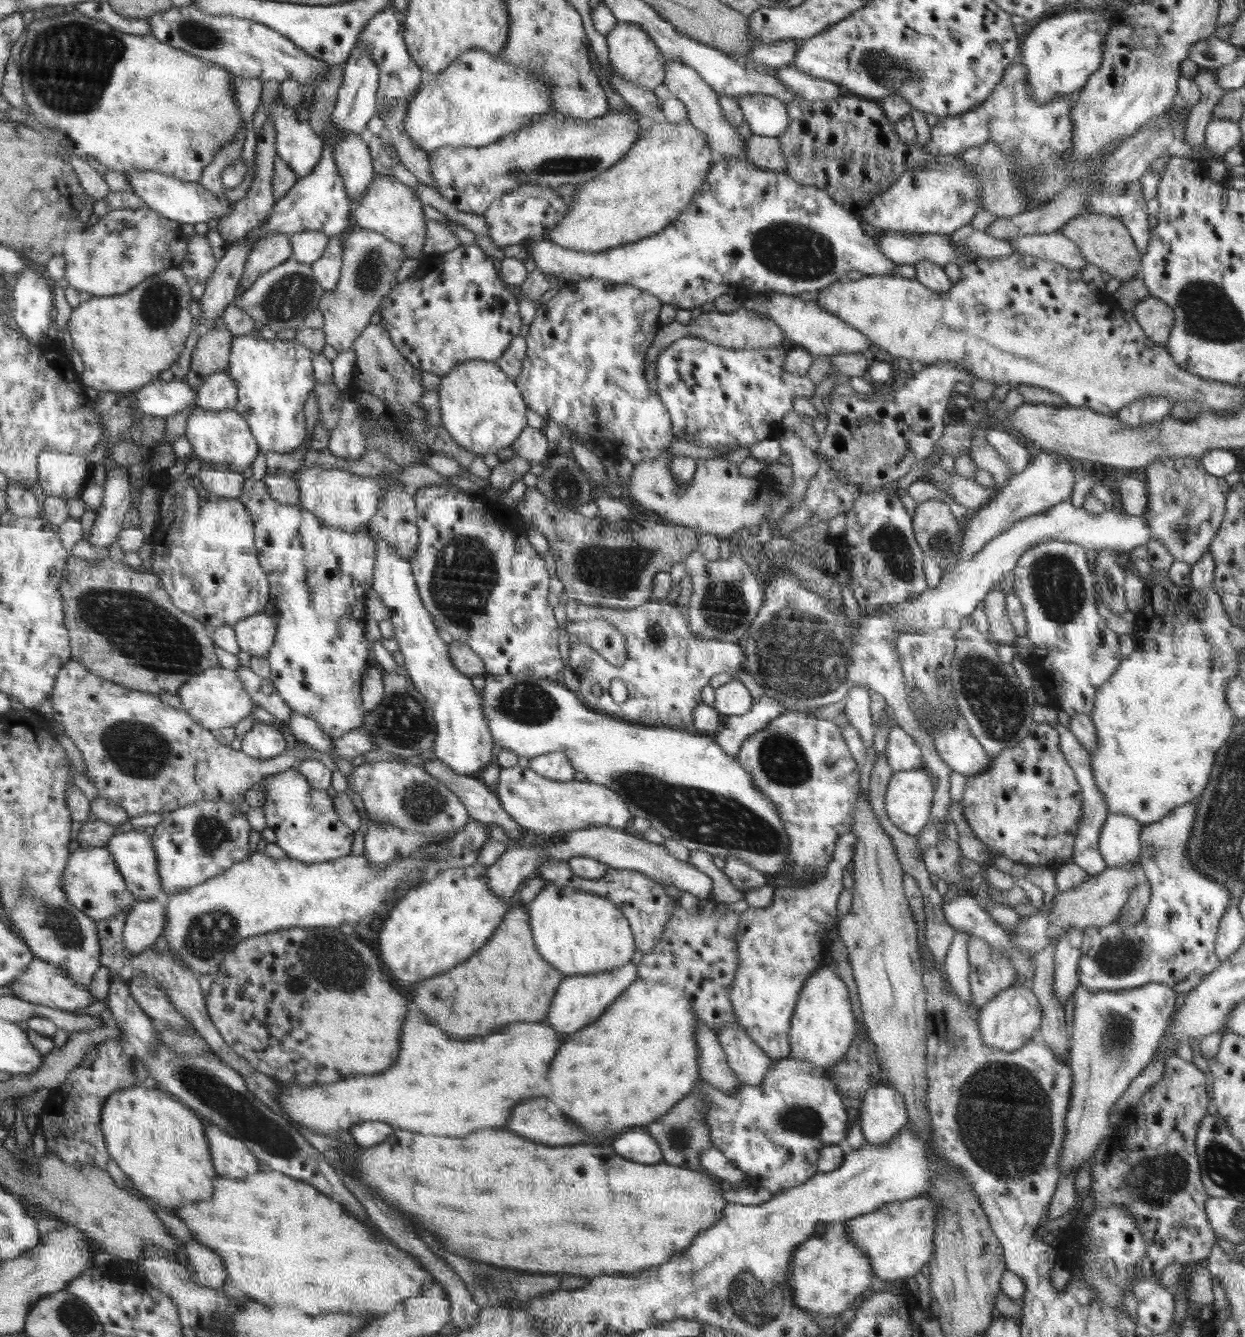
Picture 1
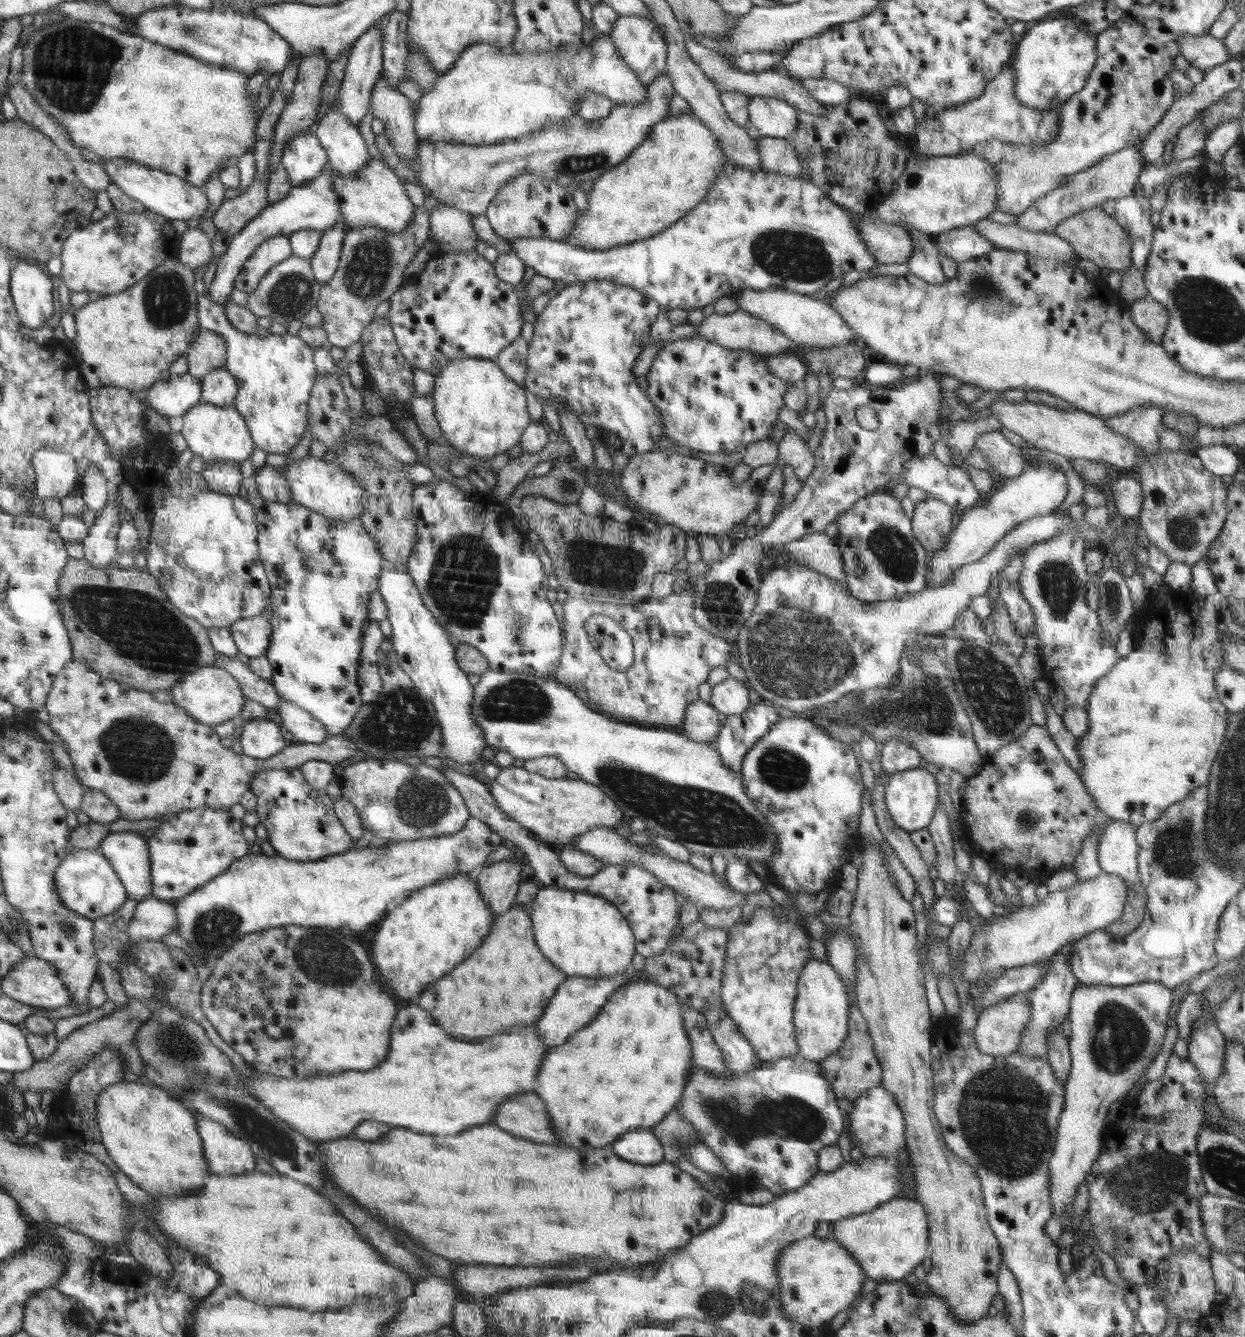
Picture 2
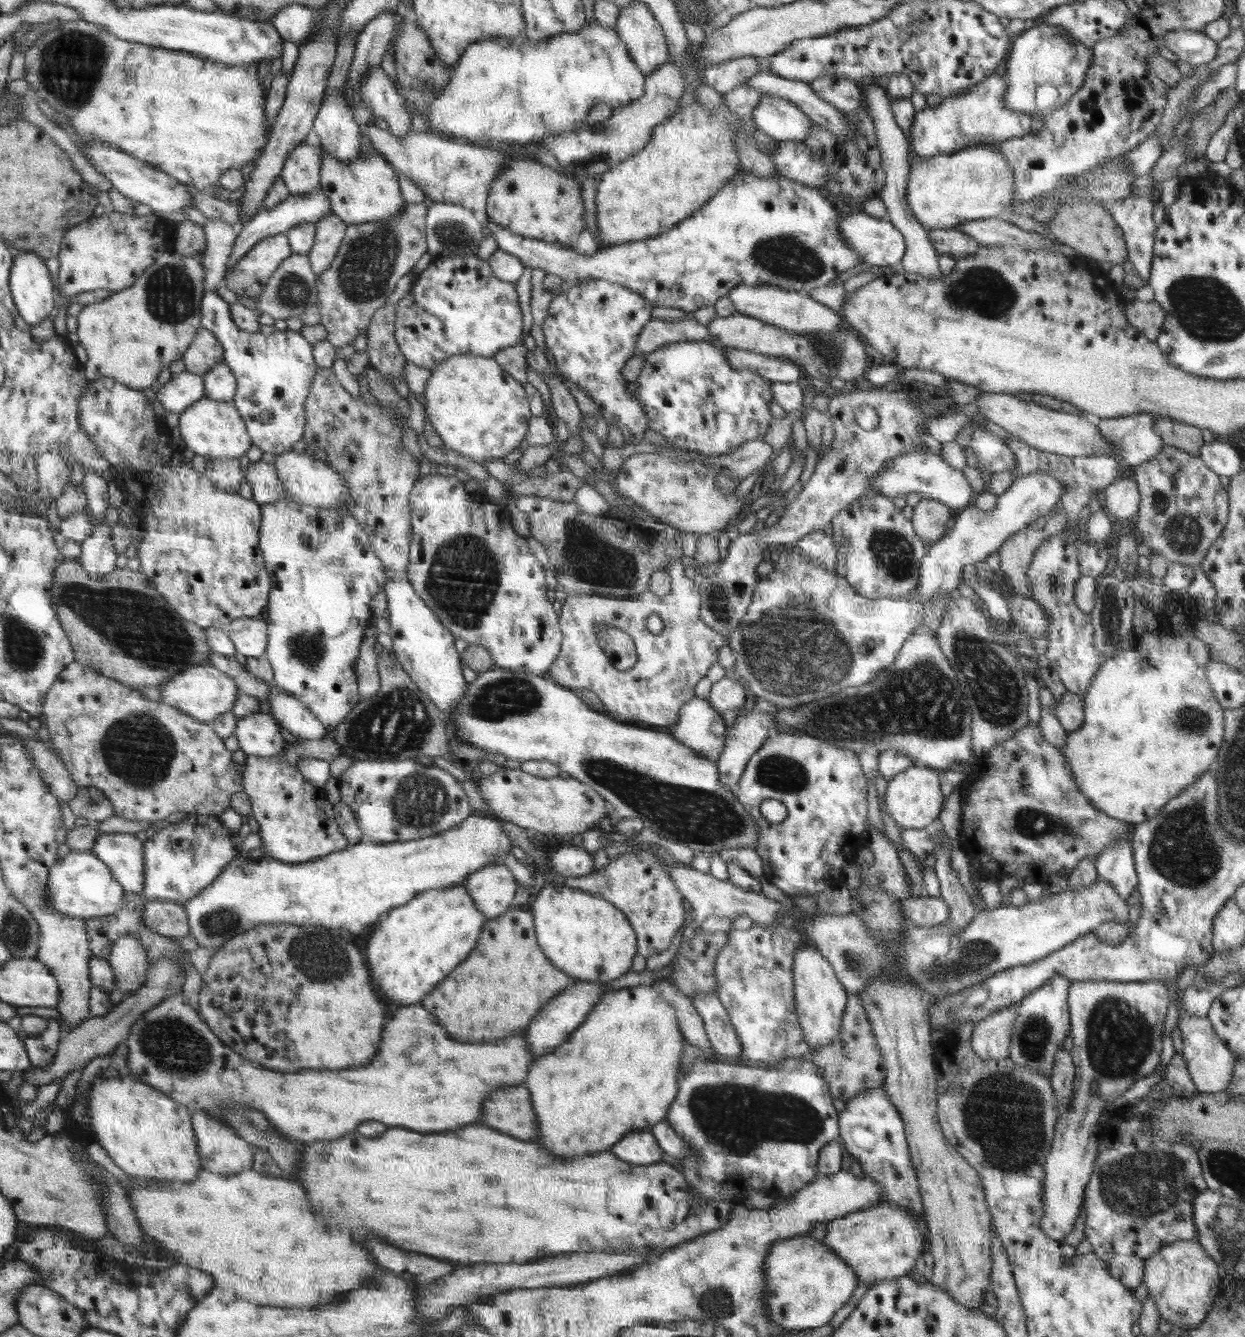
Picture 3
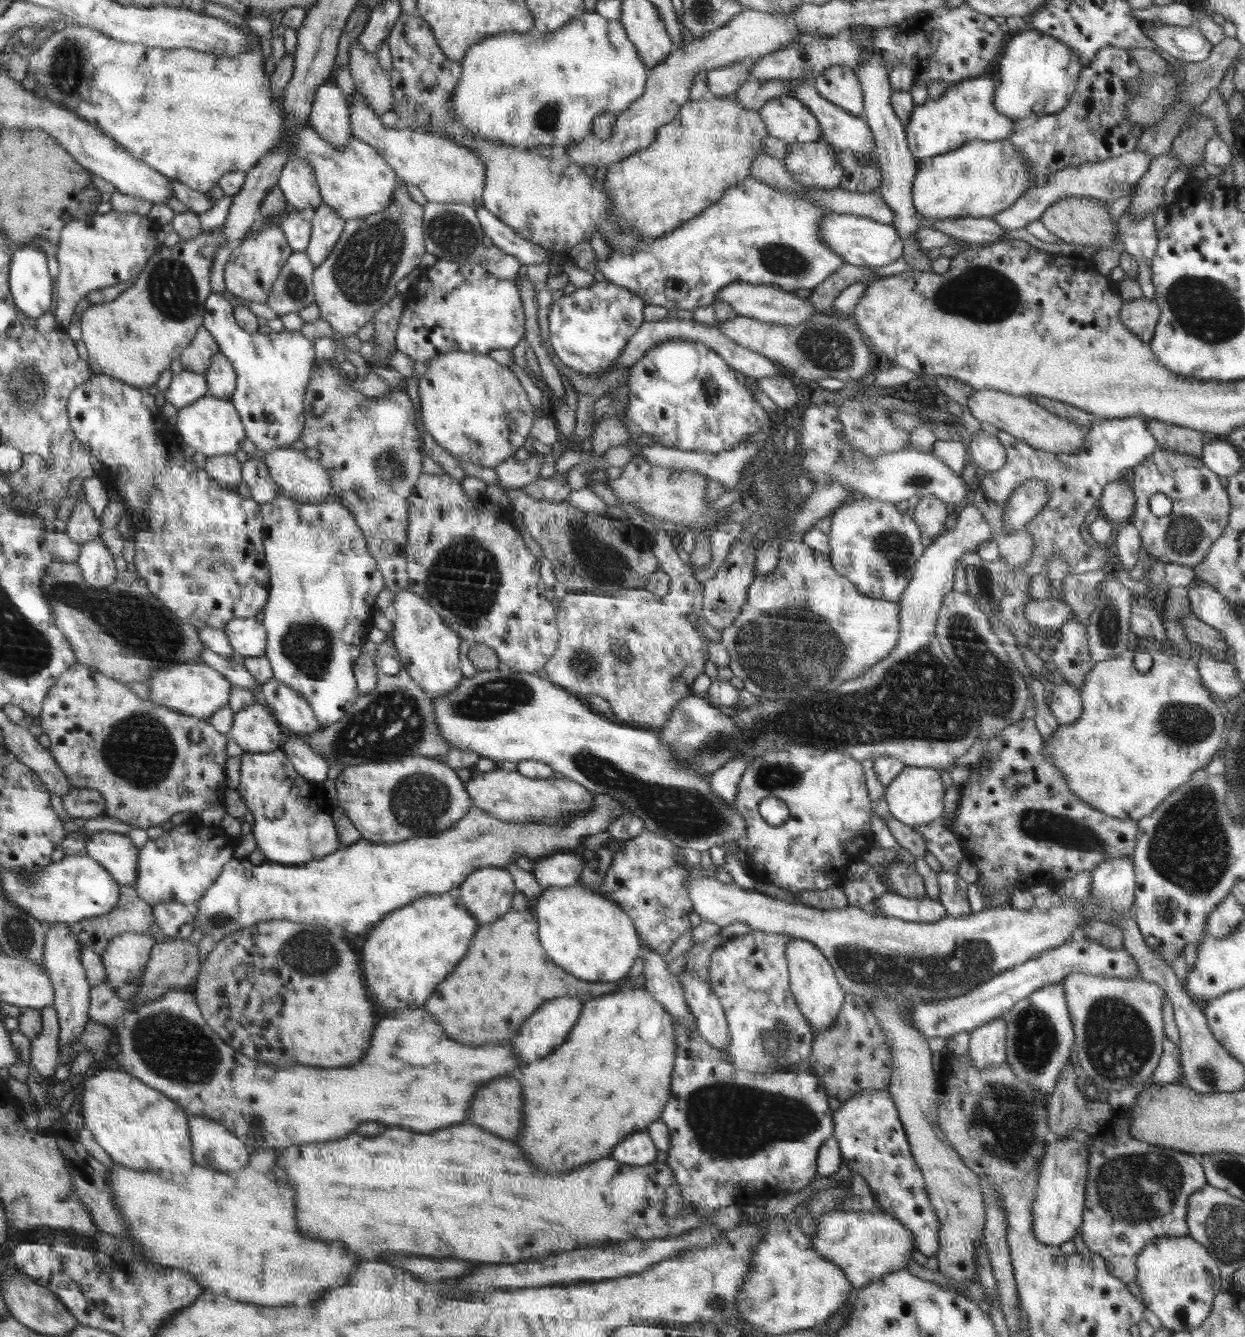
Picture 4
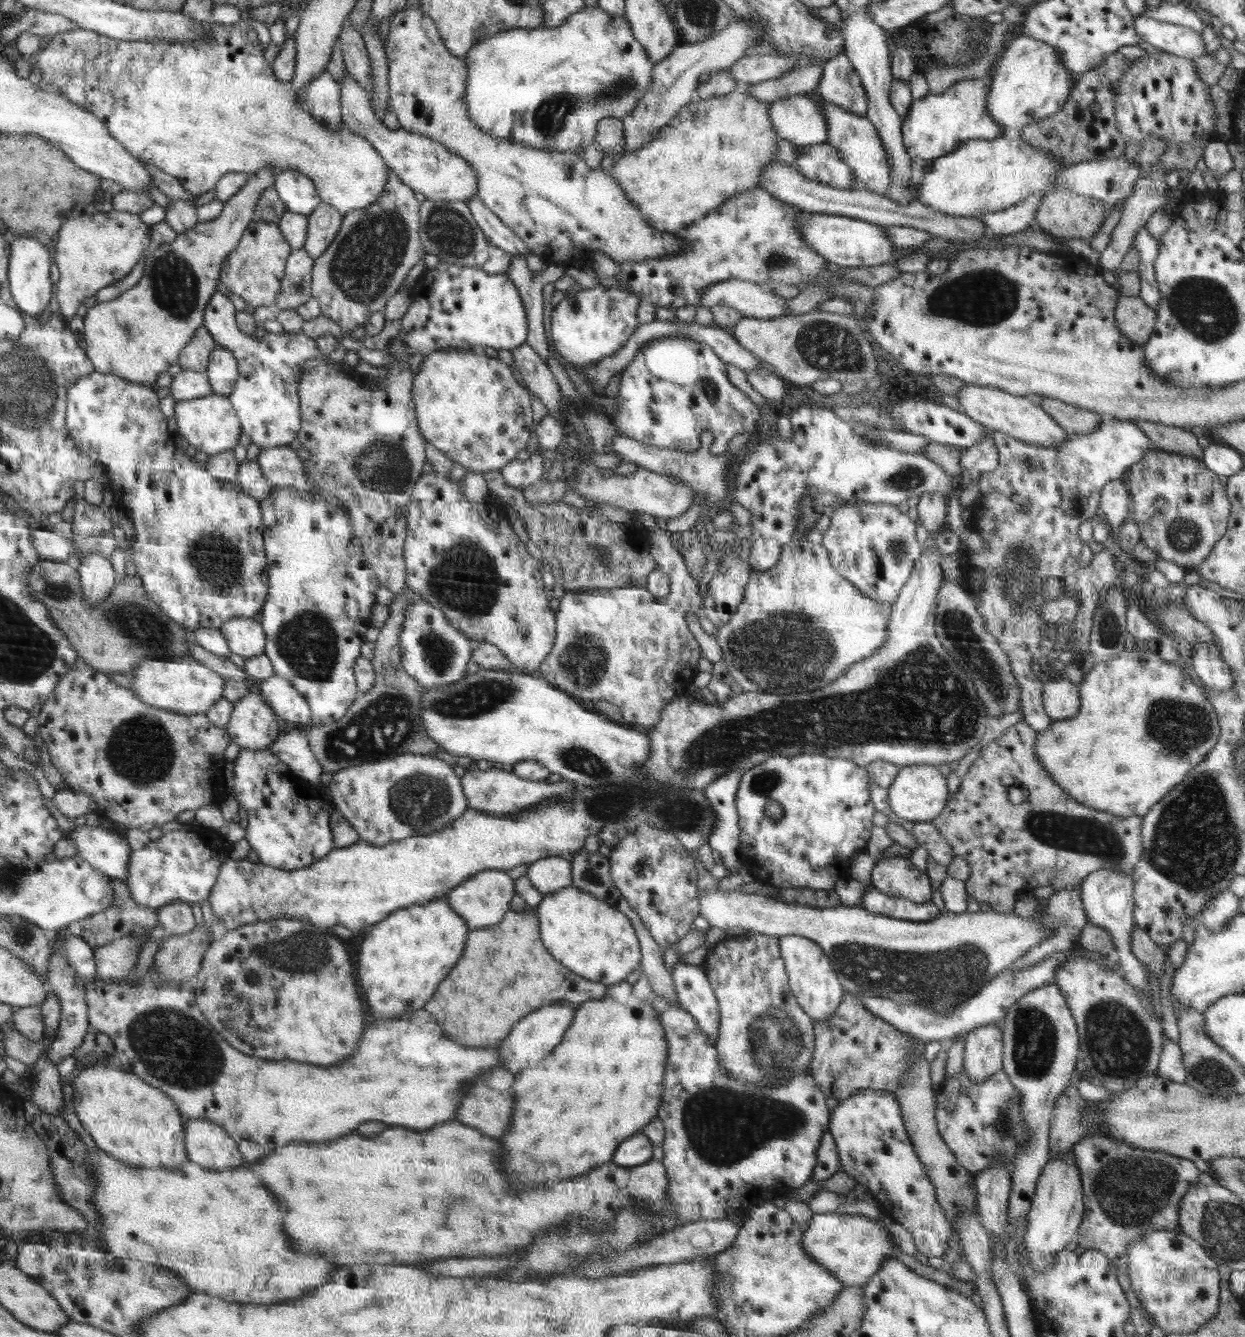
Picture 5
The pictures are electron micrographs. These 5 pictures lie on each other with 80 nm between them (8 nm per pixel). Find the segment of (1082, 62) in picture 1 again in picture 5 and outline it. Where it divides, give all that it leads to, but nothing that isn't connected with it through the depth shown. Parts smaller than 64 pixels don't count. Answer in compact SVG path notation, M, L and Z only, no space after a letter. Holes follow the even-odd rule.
M1024 34L1009 41L997 62L986 106L989 115L1002 129L1024 128L1058 112L1067 101L1072 87L1071 74L1061 63L1057 48Z

